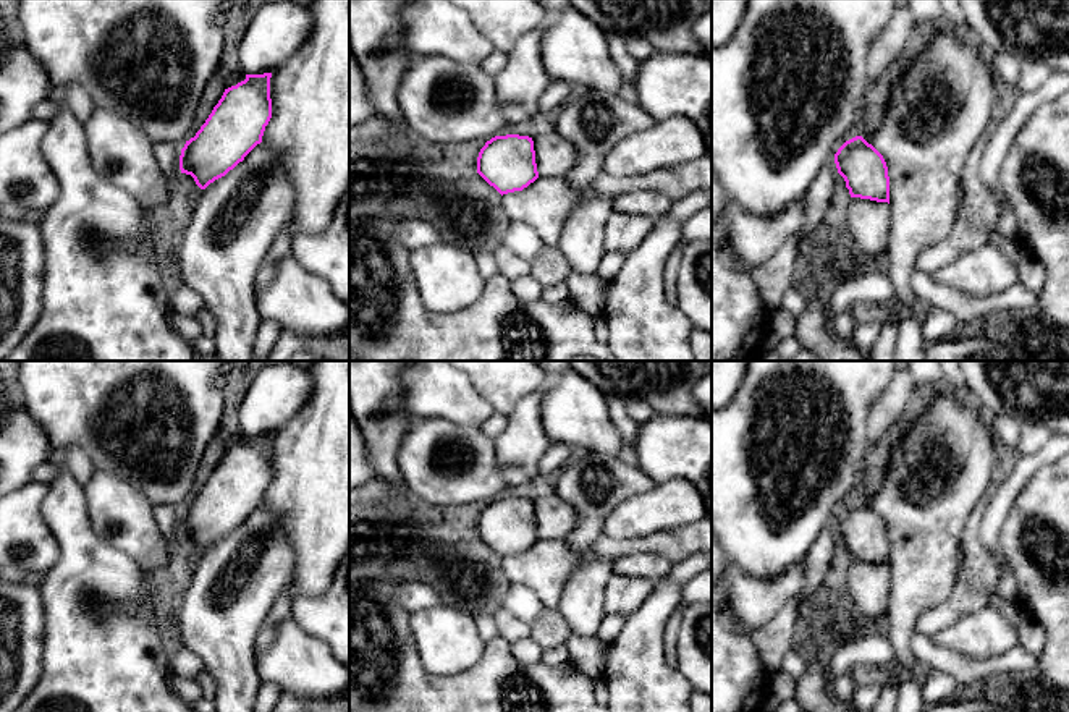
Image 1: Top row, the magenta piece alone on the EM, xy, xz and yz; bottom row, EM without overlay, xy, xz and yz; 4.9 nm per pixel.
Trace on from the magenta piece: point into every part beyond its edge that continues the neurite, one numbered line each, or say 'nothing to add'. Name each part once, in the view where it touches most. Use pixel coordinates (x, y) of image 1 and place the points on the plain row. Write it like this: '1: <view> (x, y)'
1: xz (555, 518)

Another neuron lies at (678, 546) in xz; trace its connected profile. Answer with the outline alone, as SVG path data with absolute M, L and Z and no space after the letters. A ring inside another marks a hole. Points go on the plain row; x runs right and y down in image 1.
M704 518L681 529L658 531L644 537L615 539L602 534L592 550L610 565L632 553L653 553L678 565L697 553L712 553L712 519Z

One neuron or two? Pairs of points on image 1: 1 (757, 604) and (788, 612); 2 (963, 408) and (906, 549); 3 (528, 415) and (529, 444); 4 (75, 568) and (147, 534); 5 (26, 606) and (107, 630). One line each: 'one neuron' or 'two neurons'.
1: two neurons
2: one neuron
3: one neuron
4: two neurons
5: two neurons

